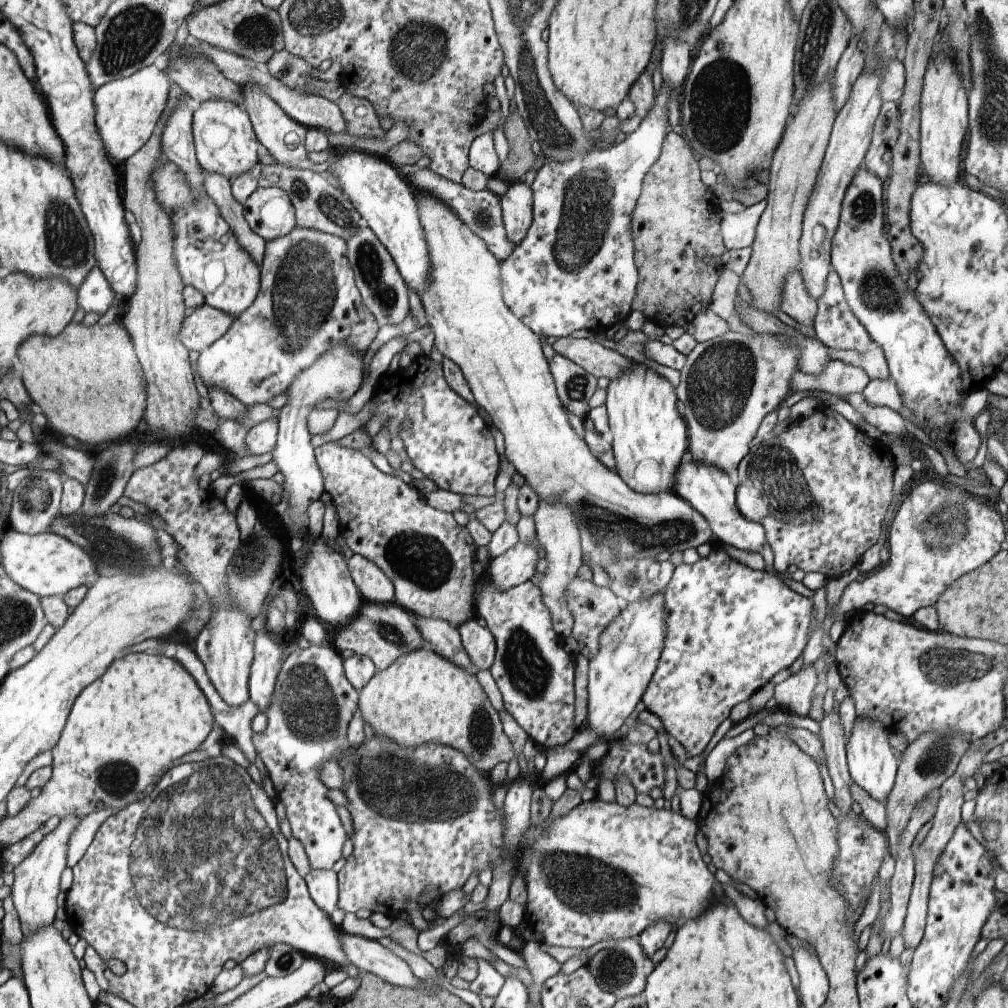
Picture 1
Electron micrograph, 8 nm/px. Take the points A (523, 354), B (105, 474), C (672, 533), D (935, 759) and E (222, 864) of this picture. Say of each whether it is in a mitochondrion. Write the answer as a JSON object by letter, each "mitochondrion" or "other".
{"A":"other","B":"mitochondrion","C":"mitochondrion","D":"mitochondrion","E":"mitochondrion"}

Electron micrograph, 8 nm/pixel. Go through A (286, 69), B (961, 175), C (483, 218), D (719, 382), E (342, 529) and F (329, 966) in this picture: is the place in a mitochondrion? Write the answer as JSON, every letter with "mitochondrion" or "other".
{"A":"mitochondrion","B":"other","C":"mitochondrion","D":"mitochondrion","E":"other","F":"other"}

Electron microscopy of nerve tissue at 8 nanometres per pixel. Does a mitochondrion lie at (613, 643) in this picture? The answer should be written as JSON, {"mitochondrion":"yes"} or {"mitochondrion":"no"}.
{"mitochondrion":"yes"}

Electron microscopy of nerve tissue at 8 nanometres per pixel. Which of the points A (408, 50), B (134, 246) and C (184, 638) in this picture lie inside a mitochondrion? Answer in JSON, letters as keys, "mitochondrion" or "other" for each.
{"A":"mitochondrion","B":"other","C":"other"}

